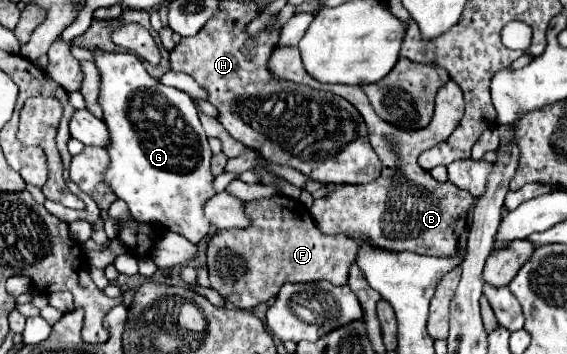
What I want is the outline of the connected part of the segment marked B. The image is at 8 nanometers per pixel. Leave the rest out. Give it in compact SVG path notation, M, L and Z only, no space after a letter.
M289 45L277 47L271 55L269 69L279 79L303 83L313 89L331 91L347 99L351 105L355 105L355 109L365 119L369 141L377 151L379 159L383 161L383 171L377 181L367 185L341 185L329 197L317 199L309 209L317 227L327 235L343 233L355 243L365 241L369 245L375 245L377 249L411 251L411 253L435 255L435 257L453 255L457 249L459 235L465 229L467 215L475 205L475 197L471 197L471 193L467 191L455 189L455 185L449 181L447 183L435 181L427 171L423 171L417 165L417 157L425 149L431 149L435 143L445 141L459 125L463 117L463 107L465 107L459 85L449 81L437 91L435 115L425 129L403 131L377 117L377 113L371 109L371 103L367 101L367 95L359 85L323 85L311 79L309 73L303 69L297 47L289 47Z

